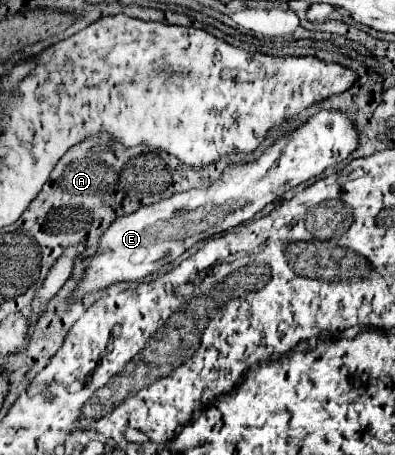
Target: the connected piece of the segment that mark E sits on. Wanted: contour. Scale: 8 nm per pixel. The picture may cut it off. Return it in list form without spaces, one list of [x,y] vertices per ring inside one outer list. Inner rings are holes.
[[[321,110],[295,132],[279,138],[251,164],[229,166],[207,190],[187,190],[133,214],[115,218],[99,238],[95,256],[85,262],[83,276],[73,292],[73,300],[109,288],[119,282],[139,282],[163,266],[175,262],[195,242],[217,236],[233,226],[251,220],[267,204],[287,190],[319,176],[327,166],[343,162],[357,148],[355,124],[341,112]]]

